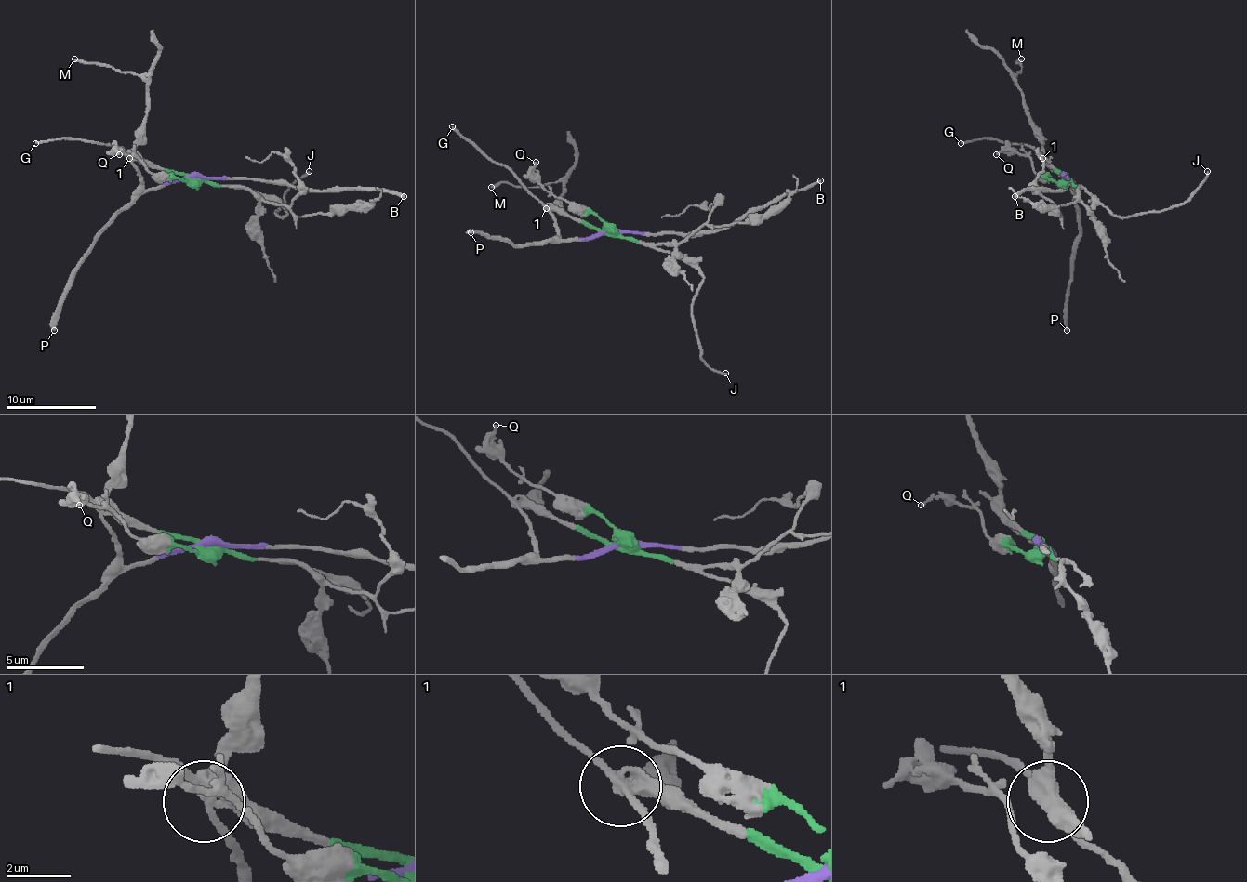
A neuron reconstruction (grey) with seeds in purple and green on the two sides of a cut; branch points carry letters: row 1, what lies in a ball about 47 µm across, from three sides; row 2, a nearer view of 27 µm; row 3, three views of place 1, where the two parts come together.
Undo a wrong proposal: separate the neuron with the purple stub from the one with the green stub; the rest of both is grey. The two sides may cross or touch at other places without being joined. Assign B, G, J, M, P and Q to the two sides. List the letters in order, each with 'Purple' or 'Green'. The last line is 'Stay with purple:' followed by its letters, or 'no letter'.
B: Purple
G: Purple
J: Green
M: Green
P: Purple
Q: Green
Stay with purple: B, G, P

